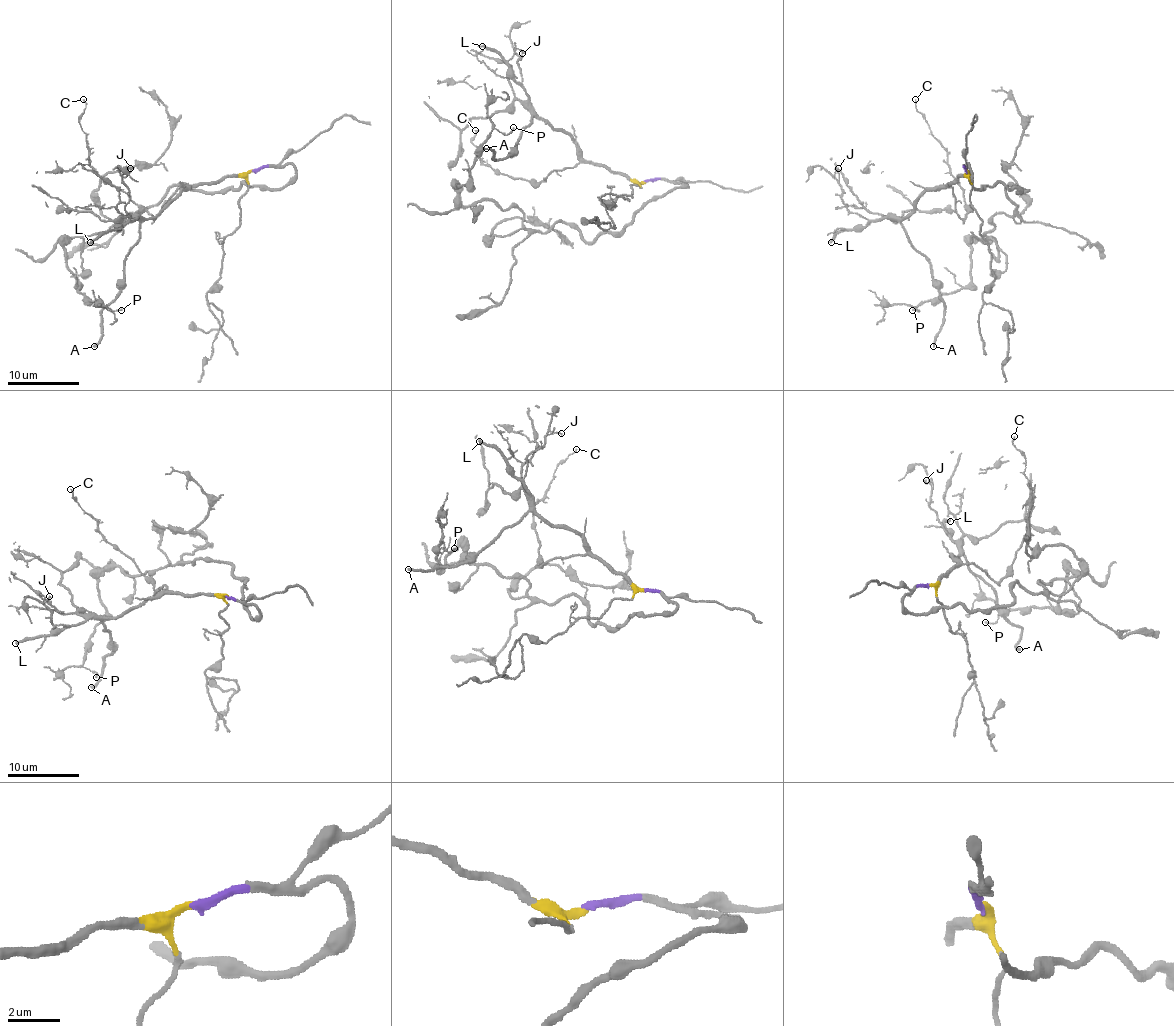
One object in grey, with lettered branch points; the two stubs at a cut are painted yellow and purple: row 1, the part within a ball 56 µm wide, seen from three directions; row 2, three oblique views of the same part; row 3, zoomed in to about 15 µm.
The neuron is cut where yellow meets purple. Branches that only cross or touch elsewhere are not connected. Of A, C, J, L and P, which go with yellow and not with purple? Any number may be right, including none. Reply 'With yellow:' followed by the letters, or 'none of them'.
With yellow: A, C, J, L

